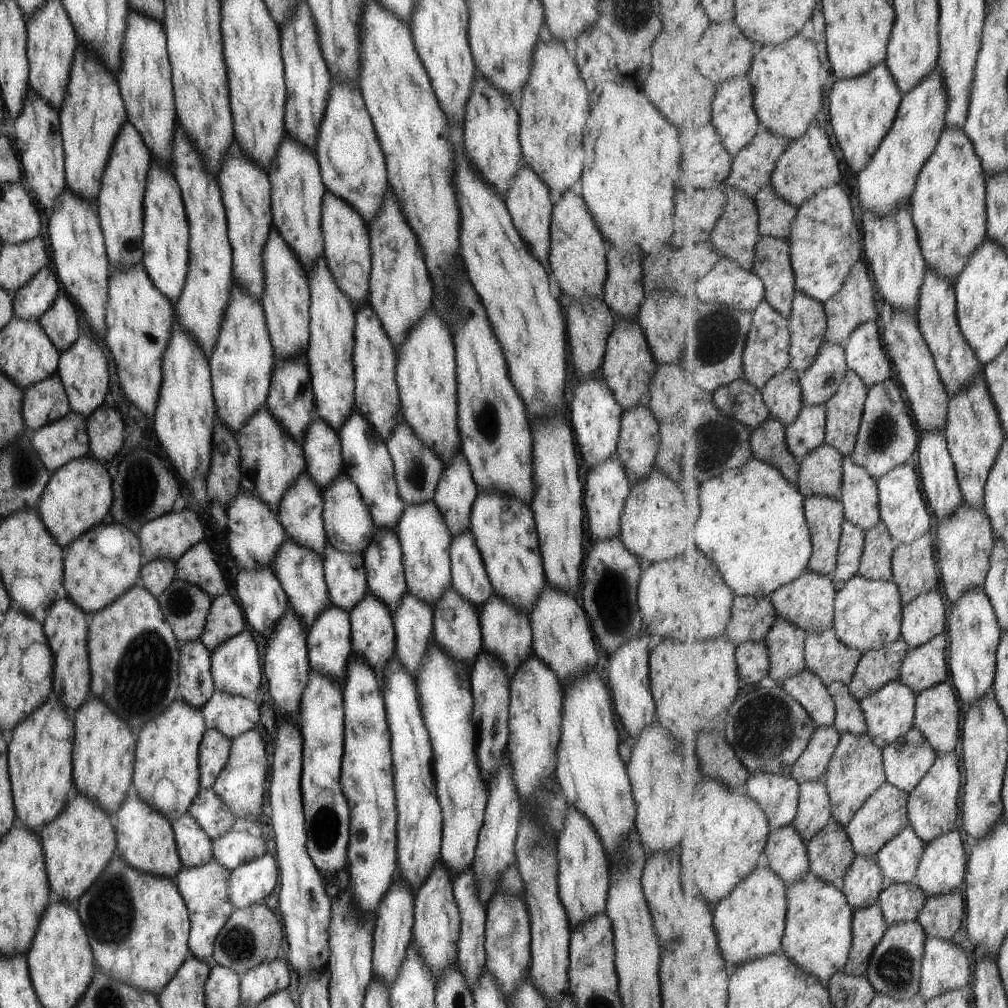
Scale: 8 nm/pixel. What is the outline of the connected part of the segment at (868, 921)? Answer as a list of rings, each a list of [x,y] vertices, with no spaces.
[[[879,904],[854,912],[852,920],[854,940],[849,962],[844,968],[845,973],[856,977],[865,976],[875,949],[882,942],[888,928],[889,924]]]

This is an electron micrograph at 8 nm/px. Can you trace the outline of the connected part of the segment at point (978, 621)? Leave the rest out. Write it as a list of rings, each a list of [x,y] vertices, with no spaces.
[[[983,587],[967,591],[953,604],[948,624],[948,663],[951,667],[951,684],[967,712],[984,697],[993,694],[998,672],[997,652],[1002,635],[995,609]]]

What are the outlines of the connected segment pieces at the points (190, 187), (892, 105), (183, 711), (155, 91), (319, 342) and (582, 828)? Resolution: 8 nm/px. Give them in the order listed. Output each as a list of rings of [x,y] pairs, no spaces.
[[[175,126],[175,148],[173,148],[173,176],[181,188],[181,198],[183,198],[183,206],[187,212],[188,224],[188,263],[186,264],[187,272],[184,287],[178,299],[173,302],[174,322],[185,331],[188,336],[194,340],[196,346],[203,350],[205,356],[211,354],[211,348],[217,340],[219,328],[222,327],[222,316],[229,300],[229,288],[231,288],[231,248],[229,248],[229,240],[227,240],[225,222],[225,212],[221,206],[221,194],[217,188],[217,182],[207,176],[207,172],[203,172],[201,164],[199,164],[199,155],[193,152],[191,142],[187,140],[187,136],[183,134],[183,130],[179,126]]]
[[[884,61],[878,67],[870,70],[866,75],[839,79],[831,94],[831,118],[833,118],[833,130],[839,140],[839,146],[843,154],[847,156],[847,164],[853,172],[859,174],[870,166],[883,140],[890,134],[898,118],[899,107],[902,106],[903,94],[895,82]]]
[[[177,698],[155,718],[148,720],[147,724],[139,728],[134,750],[131,790],[139,800],[154,809],[155,804],[151,794],[155,790],[157,780],[169,780],[177,792],[173,802],[173,812],[165,814],[170,822],[187,812],[193,797],[200,789],[198,746],[205,729],[200,709]]]
[[[135,12],[127,14],[127,28],[123,40],[123,60],[116,78],[121,100],[125,102],[127,122],[135,126],[141,134],[145,146],[149,148],[151,158],[157,164],[165,164],[169,168],[171,160],[171,138],[173,138],[173,94],[171,94],[171,70],[167,62],[165,50],[165,34],[155,20],[147,20]]]
[[[323,258],[315,262],[315,268],[309,276],[309,348],[307,348],[307,368],[309,384],[315,398],[315,408],[319,418],[323,418],[333,430],[339,430],[353,408],[353,364],[351,364],[351,346],[353,346],[353,310],[349,300],[335,290],[335,284],[323,264]]]
[[[571,806],[565,810],[563,826],[556,838],[555,849],[558,864],[556,870],[557,896],[567,915],[568,925],[571,930],[577,927],[582,921],[590,919],[597,913],[603,913],[606,909],[609,864],[603,845],[599,838],[595,836],[595,830],[587,822],[587,818],[581,812],[575,812],[575,808],[571,808]]]

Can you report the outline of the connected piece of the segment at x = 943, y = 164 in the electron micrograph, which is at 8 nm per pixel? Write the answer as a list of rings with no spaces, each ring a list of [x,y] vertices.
[[[945,128],[934,155],[919,175],[911,210],[928,268],[953,285],[988,238],[987,183],[982,160],[968,134],[964,129]]]

